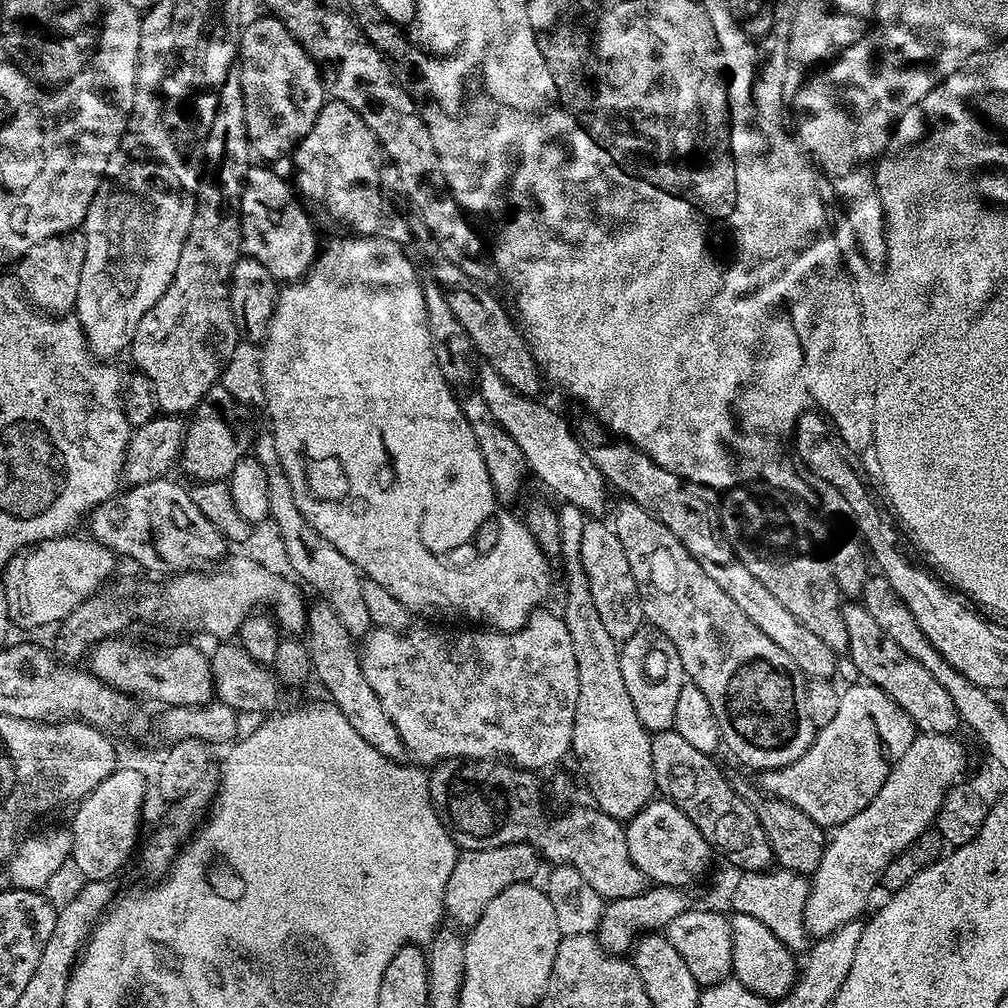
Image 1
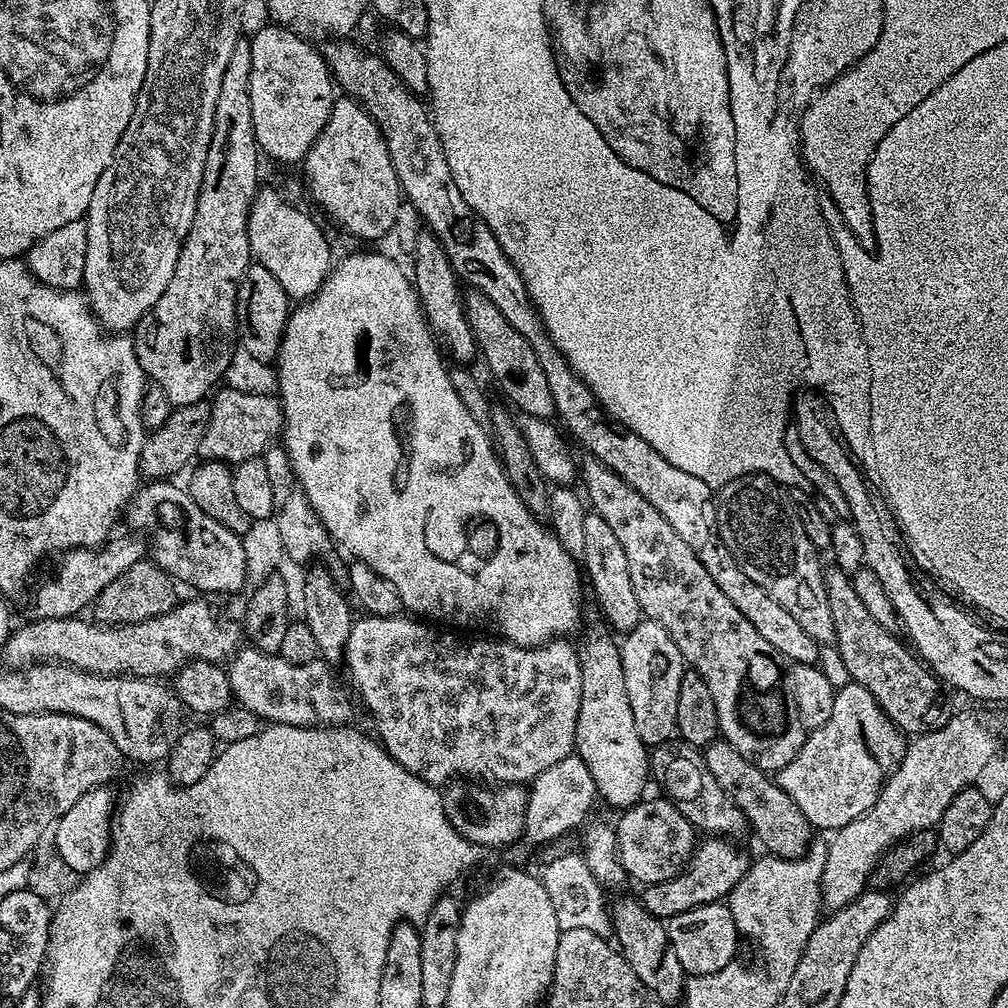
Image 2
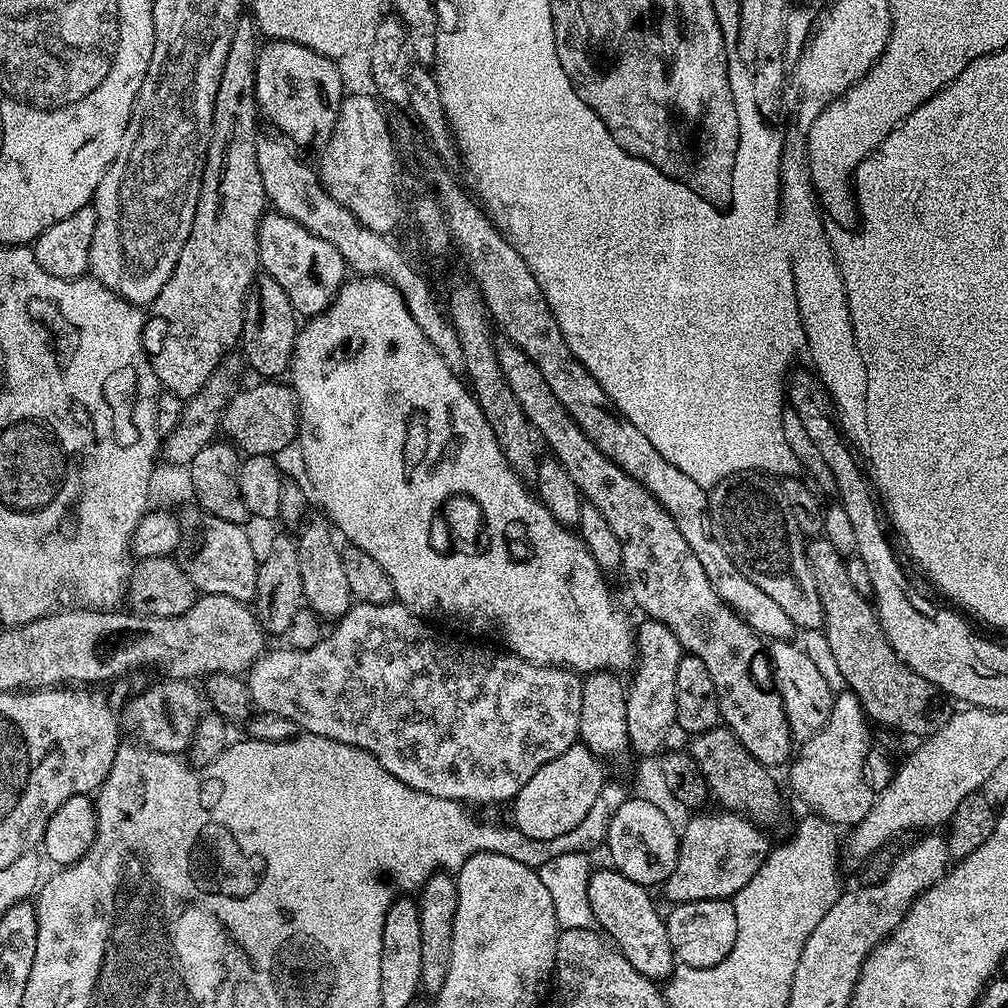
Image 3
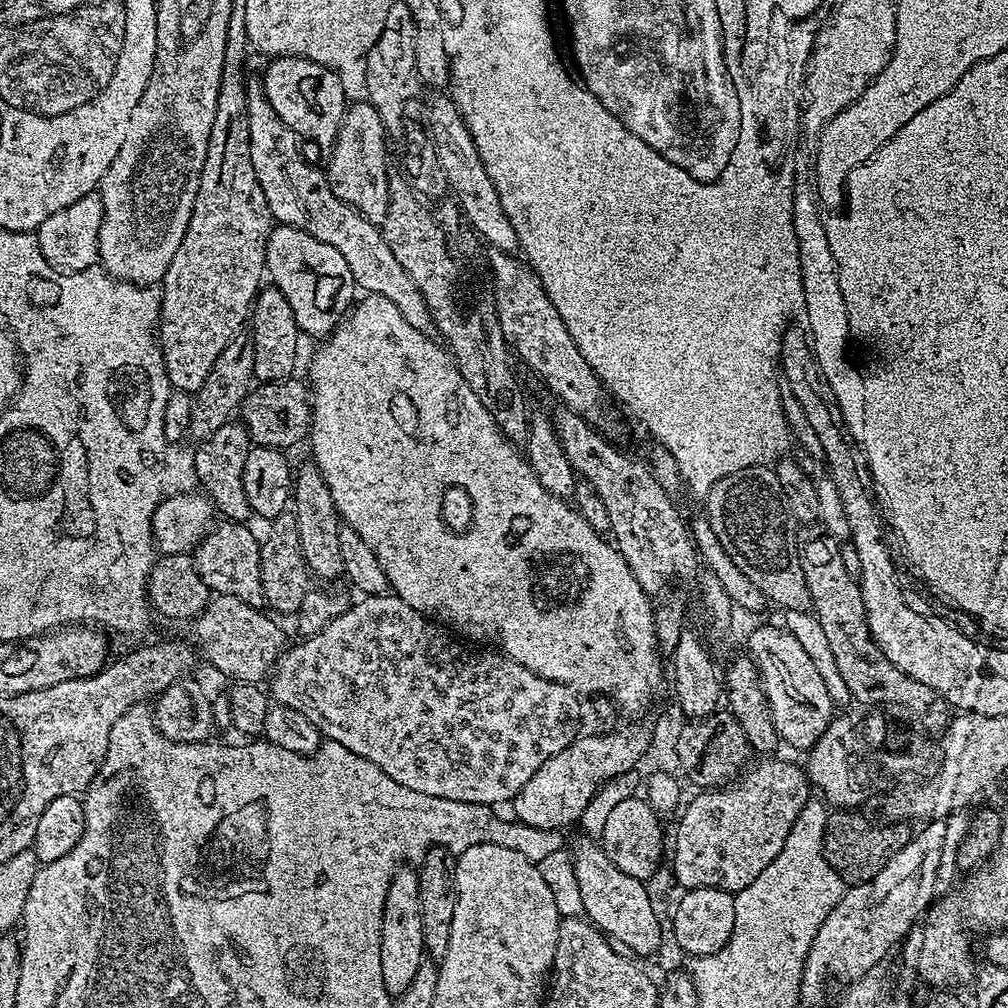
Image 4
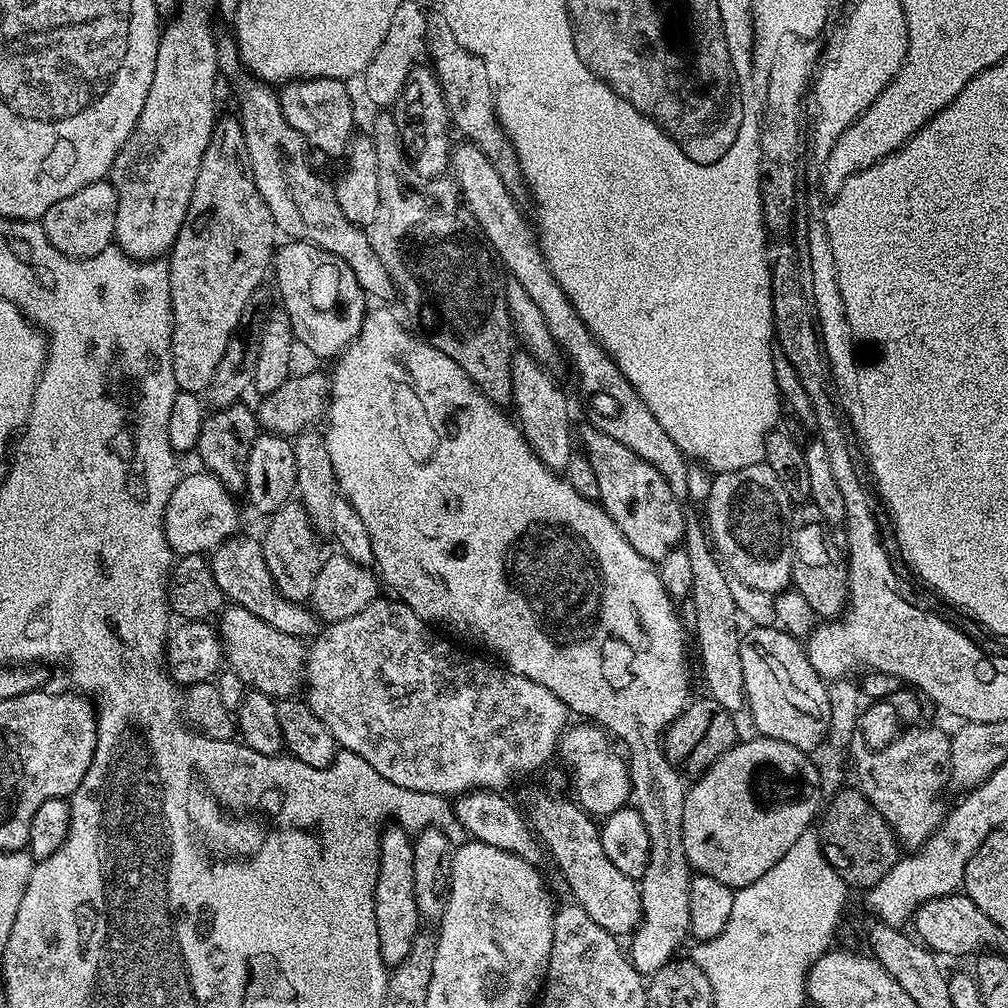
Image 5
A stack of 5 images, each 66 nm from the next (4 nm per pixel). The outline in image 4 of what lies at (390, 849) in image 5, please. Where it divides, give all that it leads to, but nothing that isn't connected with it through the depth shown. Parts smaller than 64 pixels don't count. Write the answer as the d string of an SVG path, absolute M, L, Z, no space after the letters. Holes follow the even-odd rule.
M412 866L397 868L394 878L390 882L390 890L386 890L386 902L382 906L382 926L380 927L380 949L382 950L382 982L386 986L389 997L395 998L410 986L418 966L425 963L424 939L422 938L422 902L418 902L417 869Z

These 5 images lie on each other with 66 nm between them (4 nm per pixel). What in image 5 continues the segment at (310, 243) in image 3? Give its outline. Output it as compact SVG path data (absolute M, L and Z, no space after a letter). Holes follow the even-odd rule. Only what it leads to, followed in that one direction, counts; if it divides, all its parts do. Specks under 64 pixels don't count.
M289 239L284 243L281 243L274 253L274 276L276 272L276 288L280 291L281 302L284 303L282 311L290 322L292 335L298 341L299 347L301 344L302 347L309 348L314 355L331 361L348 348L352 339L362 330L366 315L366 294L362 286L358 286L354 270L350 270L350 266L346 266L342 258L309 244L306 240Z

